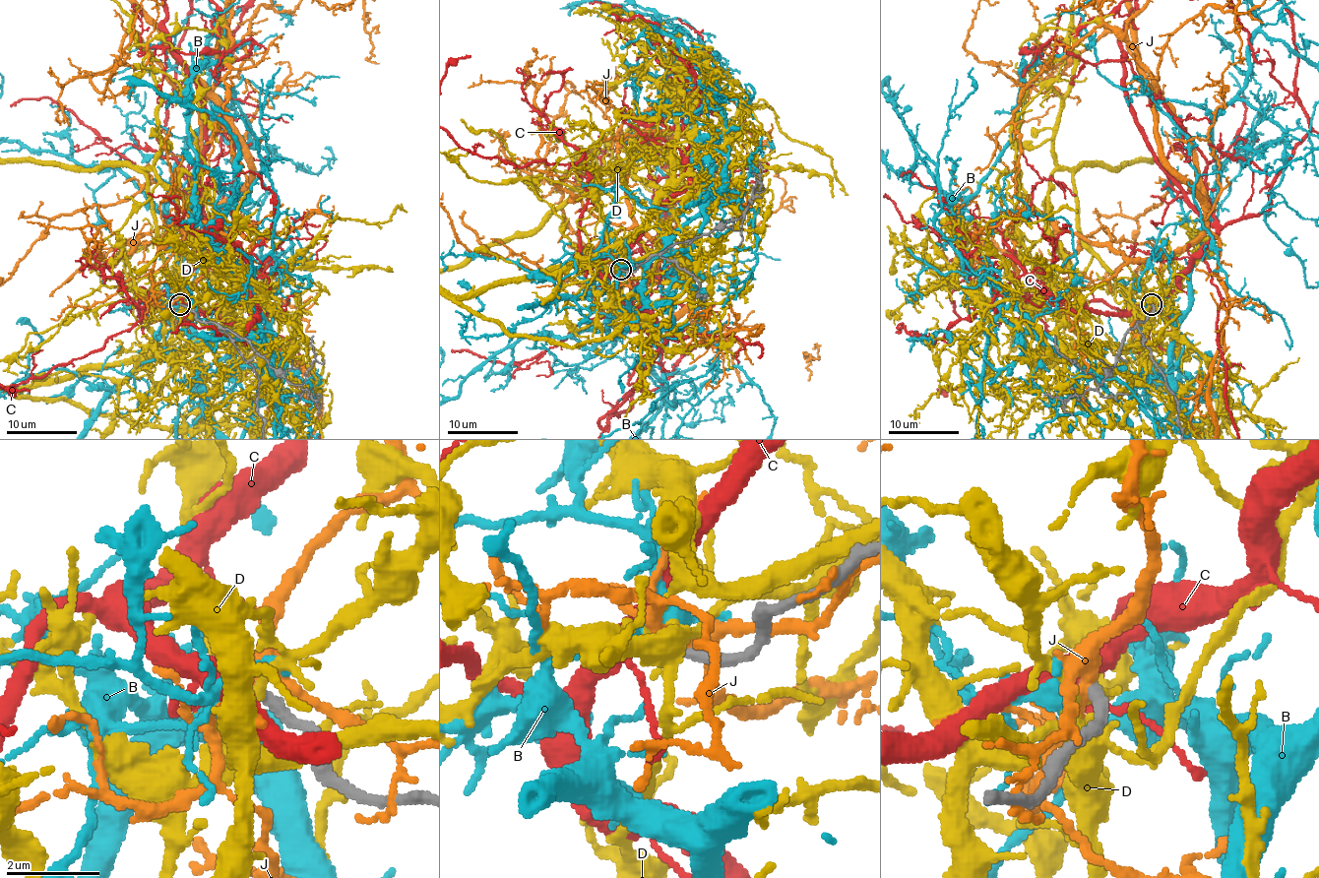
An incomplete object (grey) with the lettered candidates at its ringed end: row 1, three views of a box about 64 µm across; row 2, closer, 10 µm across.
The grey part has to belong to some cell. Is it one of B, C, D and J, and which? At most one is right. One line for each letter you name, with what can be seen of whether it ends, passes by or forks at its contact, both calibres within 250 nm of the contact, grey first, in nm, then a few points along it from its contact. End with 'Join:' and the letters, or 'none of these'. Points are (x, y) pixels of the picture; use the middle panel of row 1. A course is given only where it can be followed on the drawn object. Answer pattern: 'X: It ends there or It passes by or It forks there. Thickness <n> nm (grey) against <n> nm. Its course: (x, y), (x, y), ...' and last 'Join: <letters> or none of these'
C: It forks there. Thickness 240 nm (grey) against 360 nm
Join: C

